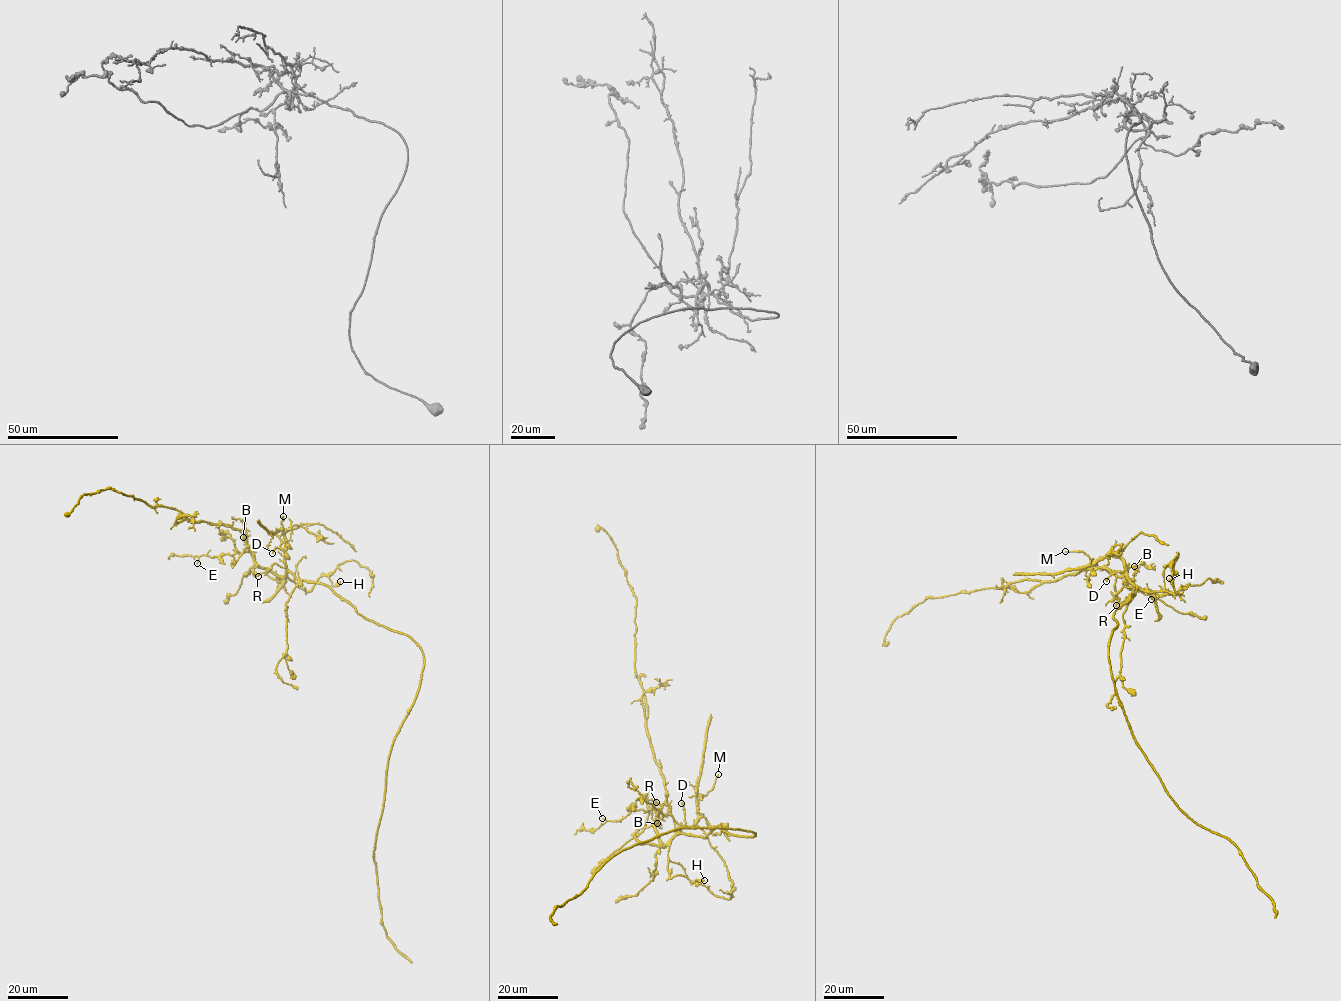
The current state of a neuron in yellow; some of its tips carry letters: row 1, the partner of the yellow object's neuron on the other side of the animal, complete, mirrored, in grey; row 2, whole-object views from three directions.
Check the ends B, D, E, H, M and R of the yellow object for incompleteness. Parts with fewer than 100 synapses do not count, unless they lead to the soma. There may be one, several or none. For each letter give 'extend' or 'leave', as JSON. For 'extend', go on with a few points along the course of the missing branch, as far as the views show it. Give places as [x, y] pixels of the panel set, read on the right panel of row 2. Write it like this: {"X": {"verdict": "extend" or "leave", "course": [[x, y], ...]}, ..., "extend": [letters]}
{"B": {"verdict": "leave"}, "D": {"verdict": "leave"}, "E": {"verdict": "leave"}, "H": {"verdict": "leave"}, "M": {"verdict": "leave"}, "R": {"verdict": "leave"}, "extend": []}

